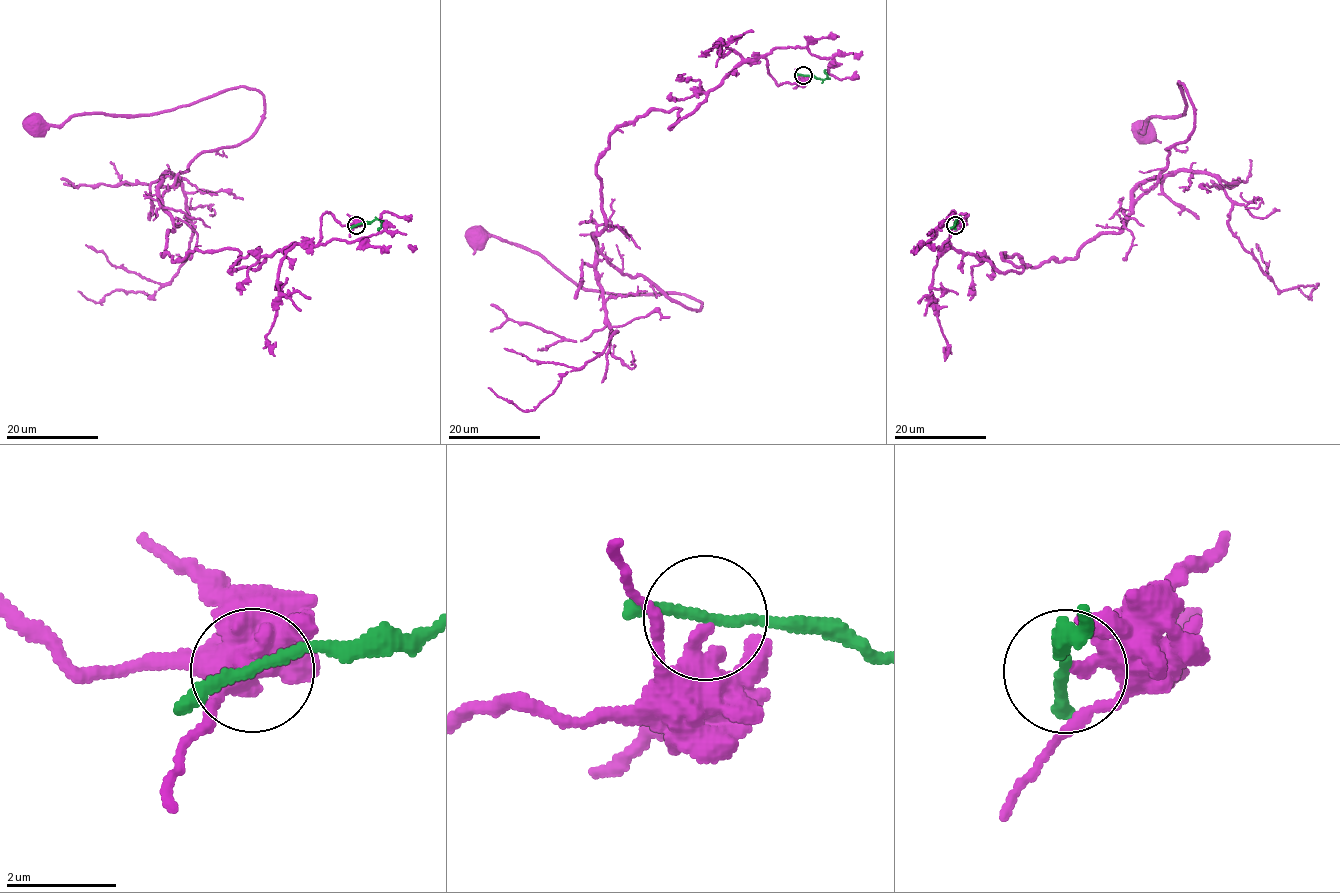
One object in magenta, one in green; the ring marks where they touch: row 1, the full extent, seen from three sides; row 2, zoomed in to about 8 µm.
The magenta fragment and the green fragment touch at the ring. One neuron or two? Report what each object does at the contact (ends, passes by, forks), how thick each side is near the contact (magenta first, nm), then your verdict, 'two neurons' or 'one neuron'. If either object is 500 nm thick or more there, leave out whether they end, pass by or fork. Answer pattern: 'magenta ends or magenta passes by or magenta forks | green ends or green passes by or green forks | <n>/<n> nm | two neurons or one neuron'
magenta ends | green passes by | 300/170 nm | two neurons

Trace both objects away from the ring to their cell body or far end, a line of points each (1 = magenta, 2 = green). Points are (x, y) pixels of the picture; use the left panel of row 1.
1: (357, 225), (322, 215), (254, 269), (163, 256), (164, 192), (253, 134), (257, 90), (35, 126)
2: (357, 225), (379, 220), (379, 231)

